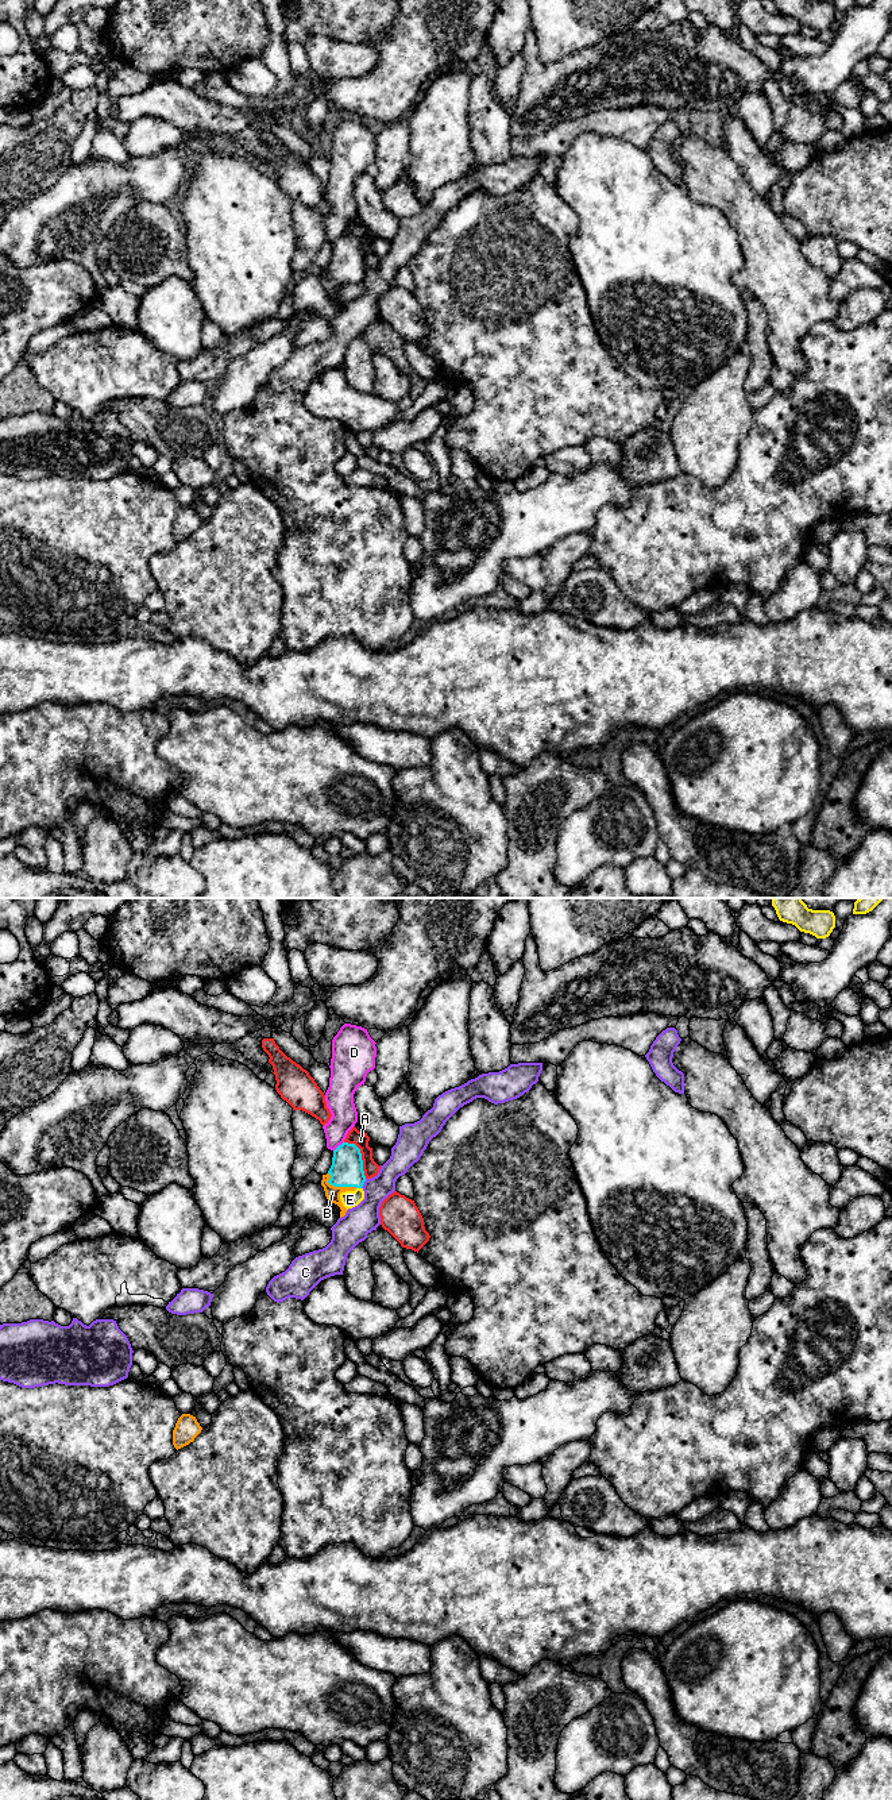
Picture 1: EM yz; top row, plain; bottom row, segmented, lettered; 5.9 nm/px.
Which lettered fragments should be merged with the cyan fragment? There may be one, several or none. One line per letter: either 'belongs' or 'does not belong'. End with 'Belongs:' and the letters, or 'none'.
A: does not belong
B: belongs
C: does not belong
D: does not belong
E: does not belong
Belongs: B

